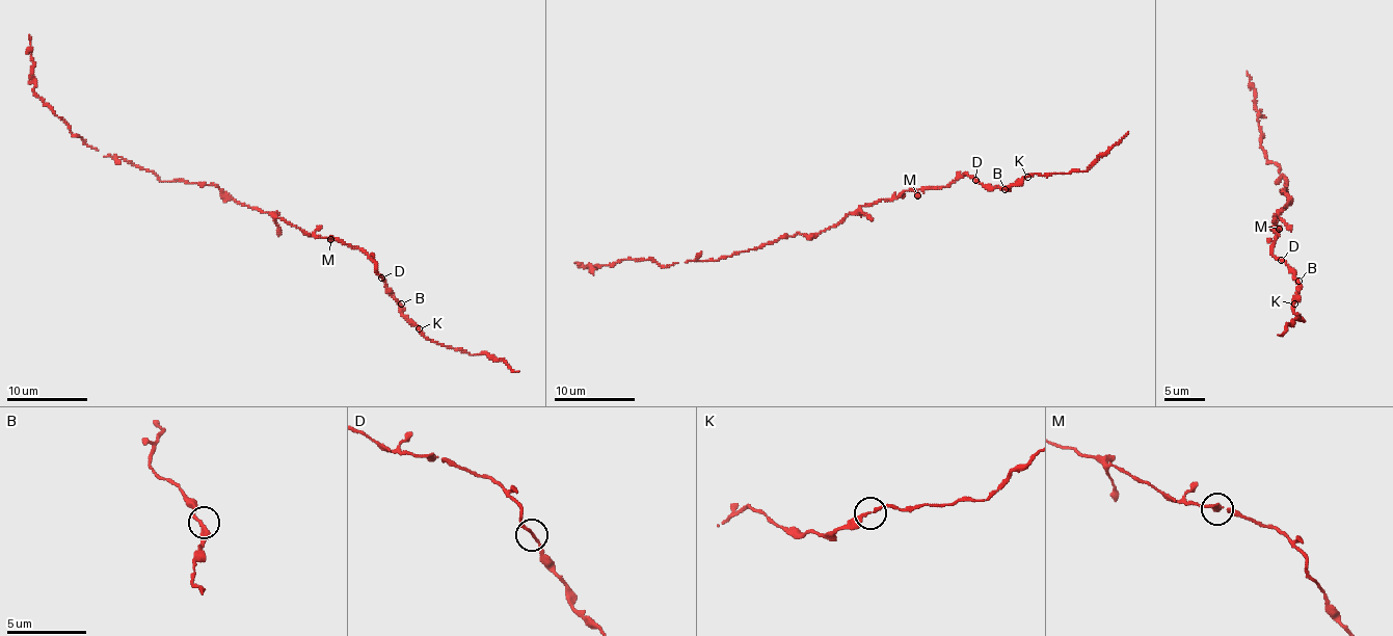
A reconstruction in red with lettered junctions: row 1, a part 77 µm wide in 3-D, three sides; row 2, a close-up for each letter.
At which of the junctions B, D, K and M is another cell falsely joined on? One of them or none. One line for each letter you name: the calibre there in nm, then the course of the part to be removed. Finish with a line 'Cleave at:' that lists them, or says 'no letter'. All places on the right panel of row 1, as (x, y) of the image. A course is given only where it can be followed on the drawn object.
Cleave at: no letter

